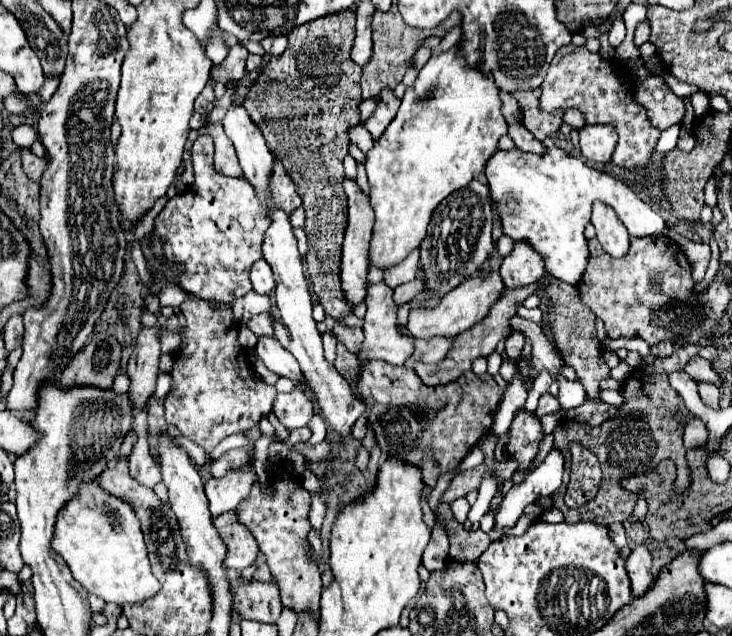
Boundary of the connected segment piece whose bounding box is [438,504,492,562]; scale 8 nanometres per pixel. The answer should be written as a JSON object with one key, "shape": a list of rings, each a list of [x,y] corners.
{"shape":[[[440,504],[438,514],[446,522],[448,538],[456,540],[456,548],[450,548],[450,558],[452,560],[460,560],[460,562],[466,562],[466,560],[476,562],[476,558],[480,558],[480,554],[492,542],[490,536],[484,534],[484,532],[480,532],[480,530],[466,528],[464,524],[456,522],[448,504]]]}

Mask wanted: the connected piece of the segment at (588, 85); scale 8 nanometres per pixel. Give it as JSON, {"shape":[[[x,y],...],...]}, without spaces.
{"shape":[[[568,44],[556,52],[546,80],[542,82],[540,102],[542,110],[546,112],[556,108],[580,108],[586,114],[586,124],[612,124],[620,136],[612,162],[628,170],[646,166],[660,138],[660,130],[648,122],[646,110],[632,100],[632,86],[628,86],[628,78],[622,74],[616,62],[604,62],[600,54],[592,54],[590,50],[574,44]]]}

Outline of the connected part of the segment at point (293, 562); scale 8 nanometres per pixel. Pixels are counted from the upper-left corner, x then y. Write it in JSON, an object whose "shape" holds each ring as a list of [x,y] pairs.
{"shape":[[[280,472],[284,478],[278,478],[272,482],[272,496],[264,496],[260,490],[260,484],[256,482],[252,486],[250,498],[246,498],[238,510],[240,510],[240,522],[254,534],[258,540],[260,552],[266,556],[266,562],[276,578],[282,604],[292,608],[298,616],[308,612],[314,618],[320,616],[320,572],[318,566],[308,560],[308,542],[306,534],[310,532],[308,522],[308,510],[310,510],[310,494],[300,488],[298,482],[288,478],[288,472]]]}

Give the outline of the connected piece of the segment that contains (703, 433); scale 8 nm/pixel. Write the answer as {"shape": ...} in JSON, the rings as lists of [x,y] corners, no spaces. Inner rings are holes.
{"shape":[[[692,416],[684,426],[684,446],[686,446],[686,450],[702,448],[706,444],[706,436],[708,436],[708,430],[704,428],[704,424],[698,418]]]}

